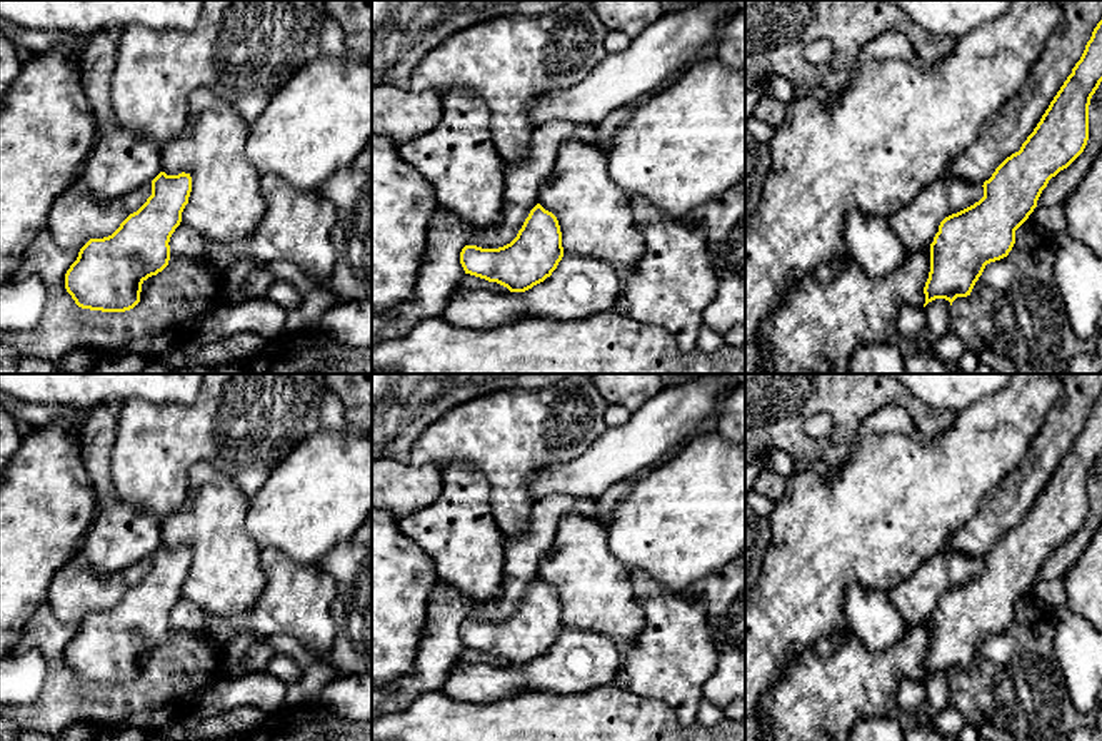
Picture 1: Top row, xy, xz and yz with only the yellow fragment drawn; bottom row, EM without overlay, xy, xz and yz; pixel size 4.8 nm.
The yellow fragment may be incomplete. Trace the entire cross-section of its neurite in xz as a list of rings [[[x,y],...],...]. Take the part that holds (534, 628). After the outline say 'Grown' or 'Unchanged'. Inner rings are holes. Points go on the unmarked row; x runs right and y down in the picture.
[[[537,577],[510,618],[498,623],[465,619],[460,638],[465,648],[525,666],[550,651],[562,631],[559,594]]]. Unchanged

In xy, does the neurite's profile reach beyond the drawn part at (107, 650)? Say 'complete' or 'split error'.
complete

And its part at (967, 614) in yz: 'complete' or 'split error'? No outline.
complete

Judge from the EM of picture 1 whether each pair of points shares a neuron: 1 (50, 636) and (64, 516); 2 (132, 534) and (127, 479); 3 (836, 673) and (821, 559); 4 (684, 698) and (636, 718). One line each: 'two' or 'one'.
1: two
2: two
3: two
4: two

